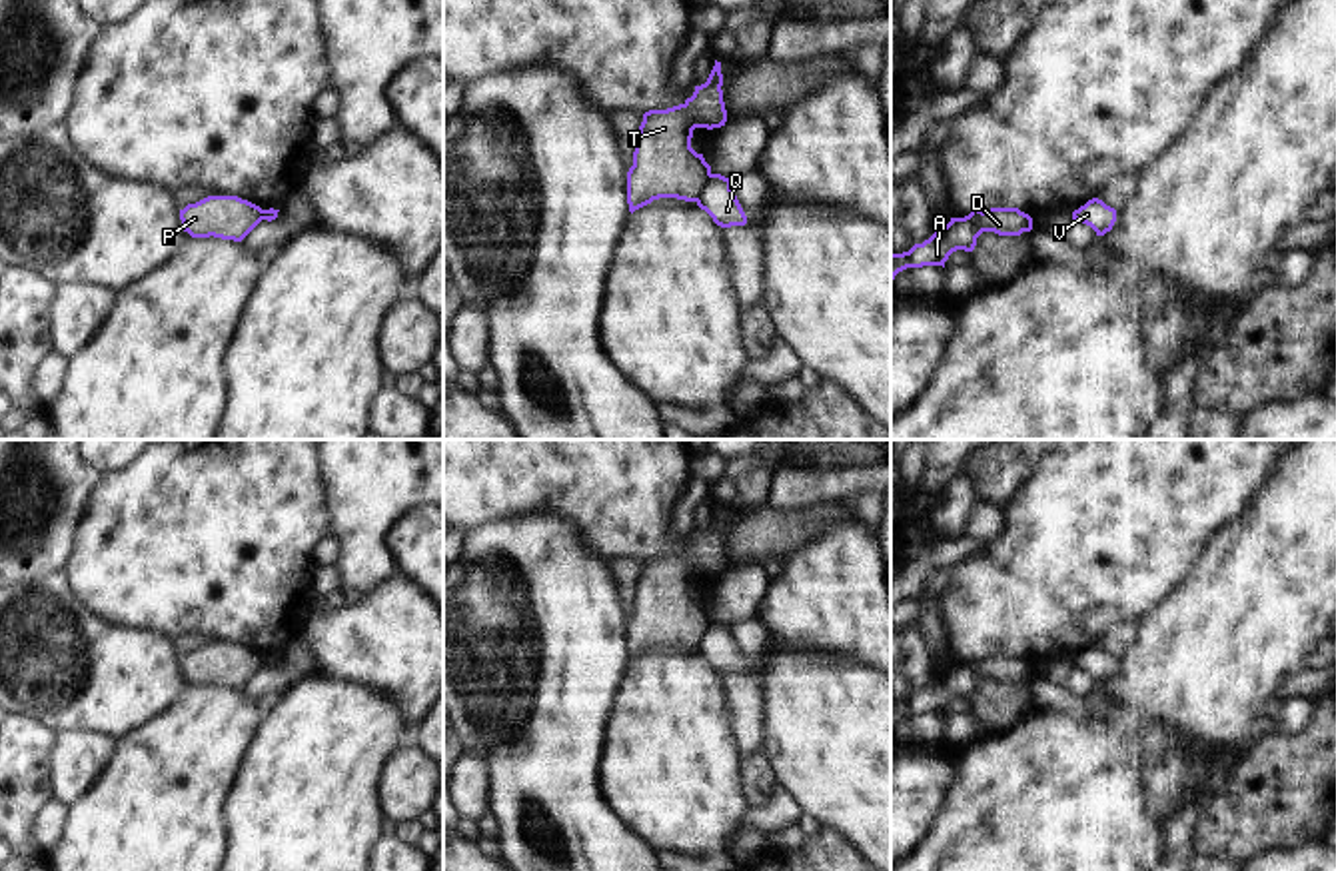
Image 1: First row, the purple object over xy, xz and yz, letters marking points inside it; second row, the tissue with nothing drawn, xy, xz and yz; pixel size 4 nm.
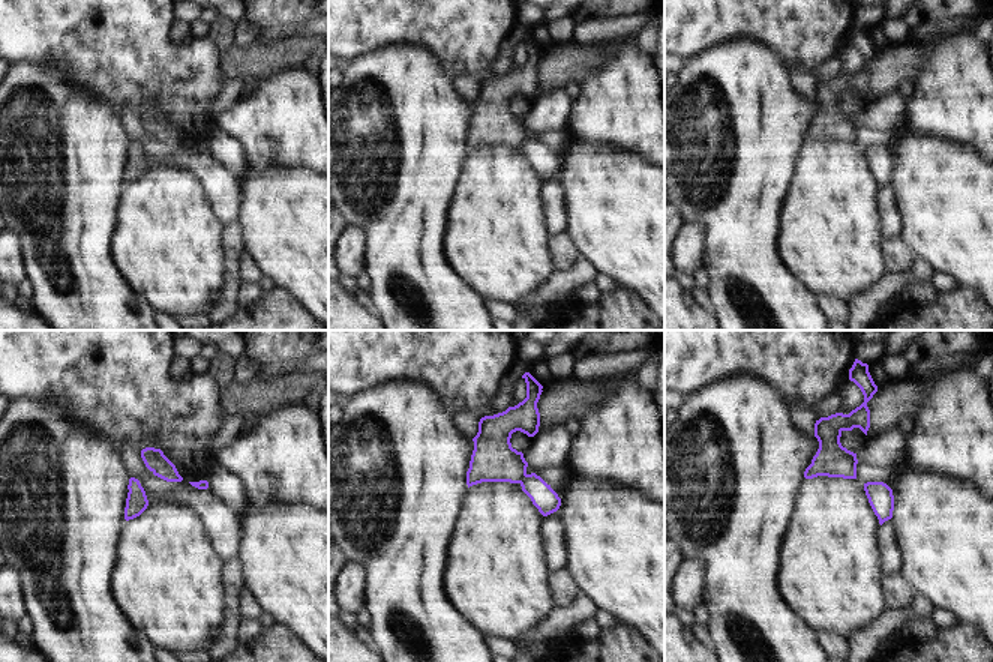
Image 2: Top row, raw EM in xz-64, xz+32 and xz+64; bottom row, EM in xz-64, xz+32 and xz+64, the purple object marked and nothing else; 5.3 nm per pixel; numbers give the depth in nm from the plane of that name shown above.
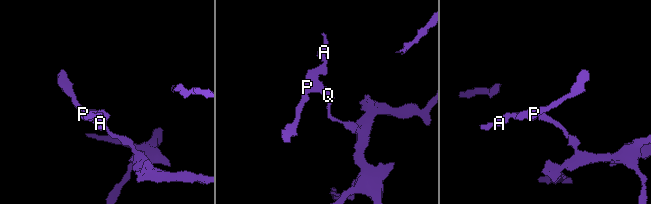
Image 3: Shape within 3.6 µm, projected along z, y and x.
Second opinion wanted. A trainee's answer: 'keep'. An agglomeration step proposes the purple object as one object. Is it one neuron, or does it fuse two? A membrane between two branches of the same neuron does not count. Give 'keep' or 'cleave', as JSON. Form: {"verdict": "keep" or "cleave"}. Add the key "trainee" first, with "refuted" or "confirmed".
{"trainee": "refuted", "verdict": "cleave"}

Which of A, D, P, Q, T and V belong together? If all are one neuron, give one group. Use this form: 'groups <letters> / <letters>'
groups A D P T / Q V

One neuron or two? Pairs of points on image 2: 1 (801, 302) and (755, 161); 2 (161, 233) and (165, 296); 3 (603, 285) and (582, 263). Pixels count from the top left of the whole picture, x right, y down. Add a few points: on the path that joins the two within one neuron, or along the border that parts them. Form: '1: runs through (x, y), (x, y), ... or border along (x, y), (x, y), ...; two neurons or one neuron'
1: runs through (767, 267), (753, 254), (753, 195); one neuron
2: runs through (161, 248), (159, 252), (165, 260), (165, 281); one neuron
3: border along (599, 272), (593, 281); two neurons

